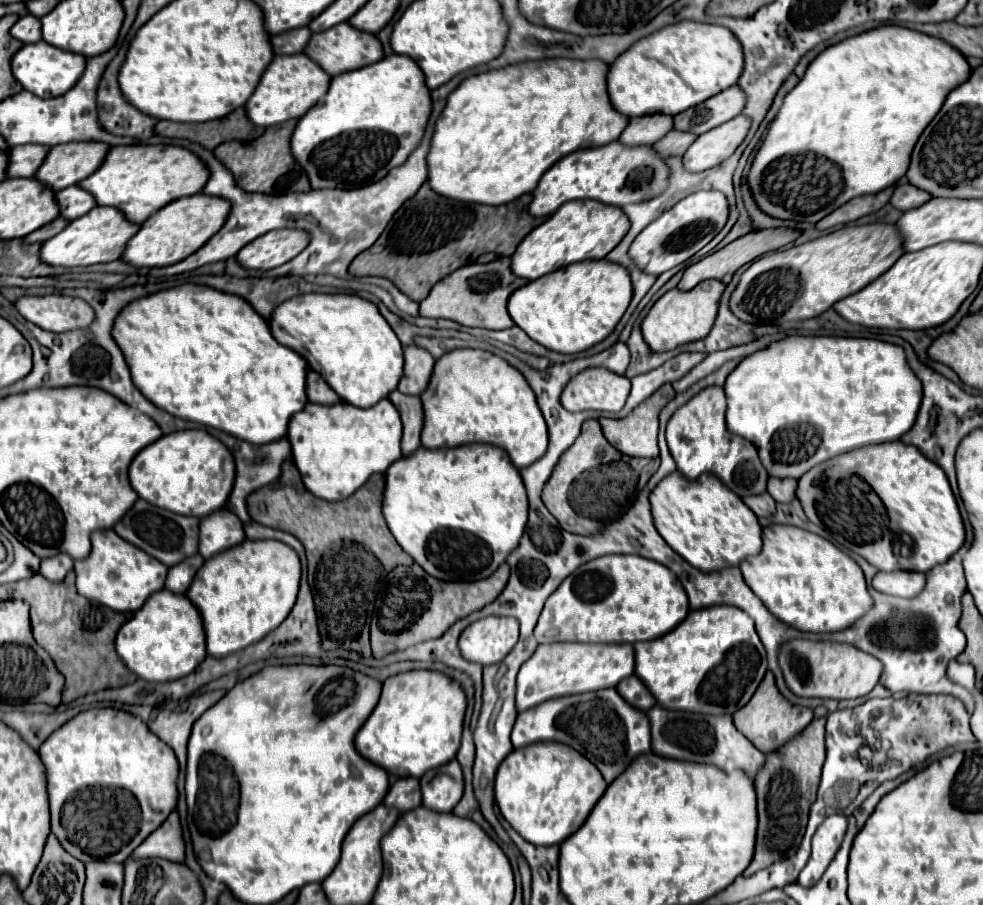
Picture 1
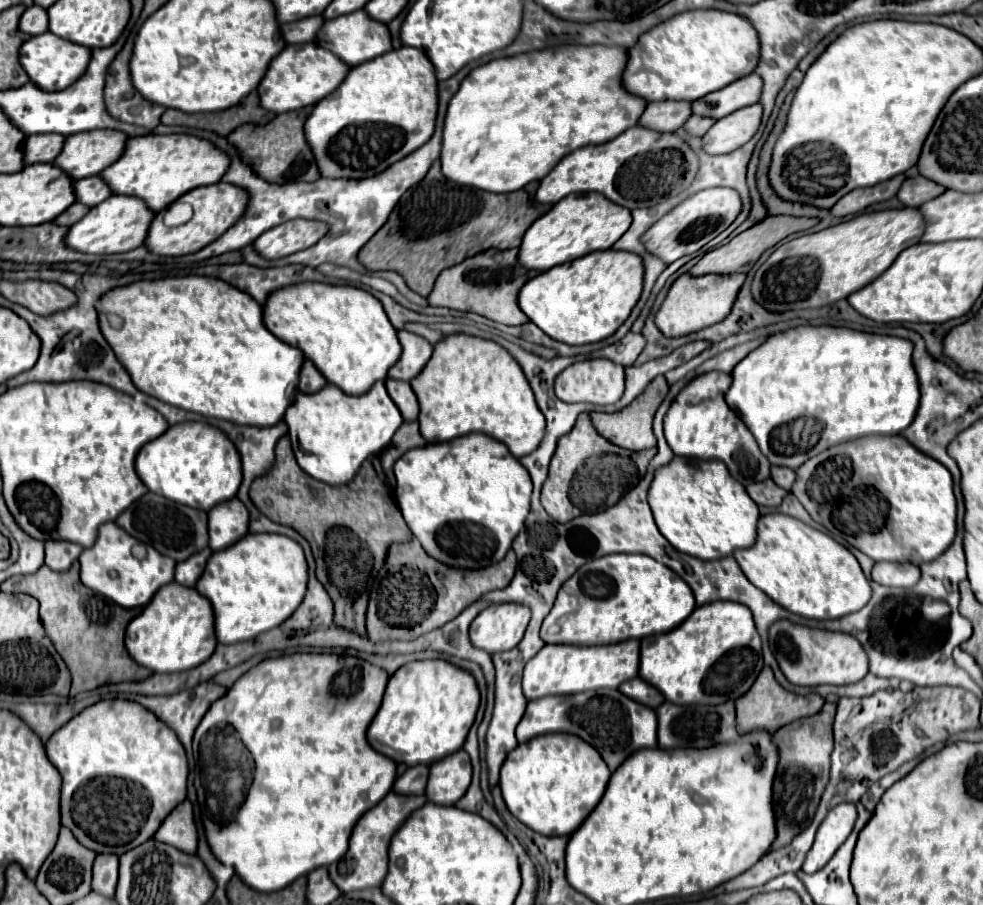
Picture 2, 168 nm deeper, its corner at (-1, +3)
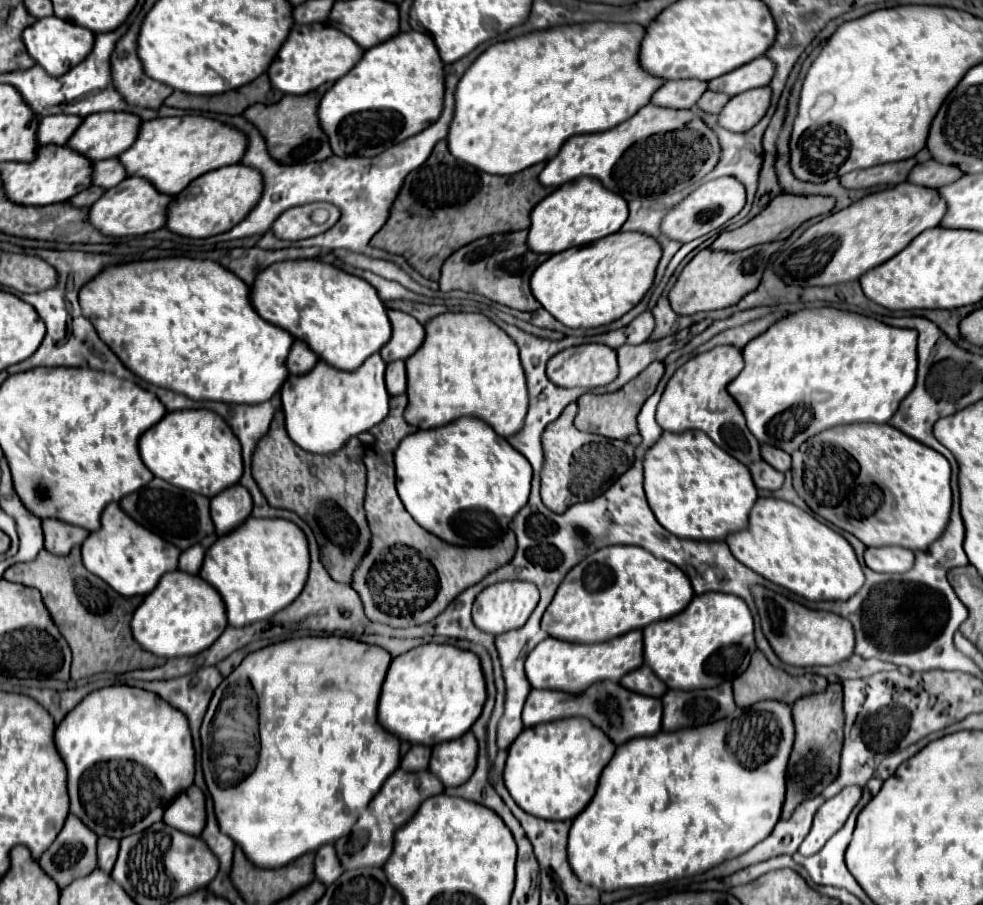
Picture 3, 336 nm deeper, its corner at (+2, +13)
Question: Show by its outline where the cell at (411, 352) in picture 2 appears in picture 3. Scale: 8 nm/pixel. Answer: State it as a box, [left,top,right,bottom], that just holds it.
[381,309,425,363]

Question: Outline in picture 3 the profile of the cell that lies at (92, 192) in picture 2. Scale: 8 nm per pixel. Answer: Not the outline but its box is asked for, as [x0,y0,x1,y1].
[93,157,127,189]

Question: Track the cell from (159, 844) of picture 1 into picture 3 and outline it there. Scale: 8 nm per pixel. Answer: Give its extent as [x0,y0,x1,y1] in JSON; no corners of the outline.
[163,785,207,835]

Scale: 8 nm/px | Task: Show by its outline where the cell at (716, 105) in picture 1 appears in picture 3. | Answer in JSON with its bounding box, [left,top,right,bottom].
[709,57,775,95]

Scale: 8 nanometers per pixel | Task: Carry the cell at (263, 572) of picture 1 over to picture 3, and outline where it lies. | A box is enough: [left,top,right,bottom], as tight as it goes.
[199,517,307,627]

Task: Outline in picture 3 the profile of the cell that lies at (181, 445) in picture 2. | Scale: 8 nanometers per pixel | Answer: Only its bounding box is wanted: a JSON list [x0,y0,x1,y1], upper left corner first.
[139,409,243,497]

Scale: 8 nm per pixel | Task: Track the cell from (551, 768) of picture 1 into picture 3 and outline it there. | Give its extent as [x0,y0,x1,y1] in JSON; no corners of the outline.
[503,717,613,821]

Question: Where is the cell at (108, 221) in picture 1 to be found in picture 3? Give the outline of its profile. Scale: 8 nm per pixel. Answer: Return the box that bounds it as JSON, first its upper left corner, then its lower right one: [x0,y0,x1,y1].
[89,177,173,237]

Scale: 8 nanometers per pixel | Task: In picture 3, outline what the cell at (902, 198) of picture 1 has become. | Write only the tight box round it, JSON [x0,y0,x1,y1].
[907,159,965,189]

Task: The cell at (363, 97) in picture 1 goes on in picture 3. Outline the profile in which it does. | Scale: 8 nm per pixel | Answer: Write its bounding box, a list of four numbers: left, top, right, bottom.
[319,31,445,157]

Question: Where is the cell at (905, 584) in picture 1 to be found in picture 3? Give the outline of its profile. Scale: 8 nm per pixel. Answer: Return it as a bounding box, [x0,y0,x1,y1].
[865,547,913,573]

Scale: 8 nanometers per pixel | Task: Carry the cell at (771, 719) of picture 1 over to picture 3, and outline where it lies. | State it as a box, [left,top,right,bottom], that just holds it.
[733,651,827,707]

